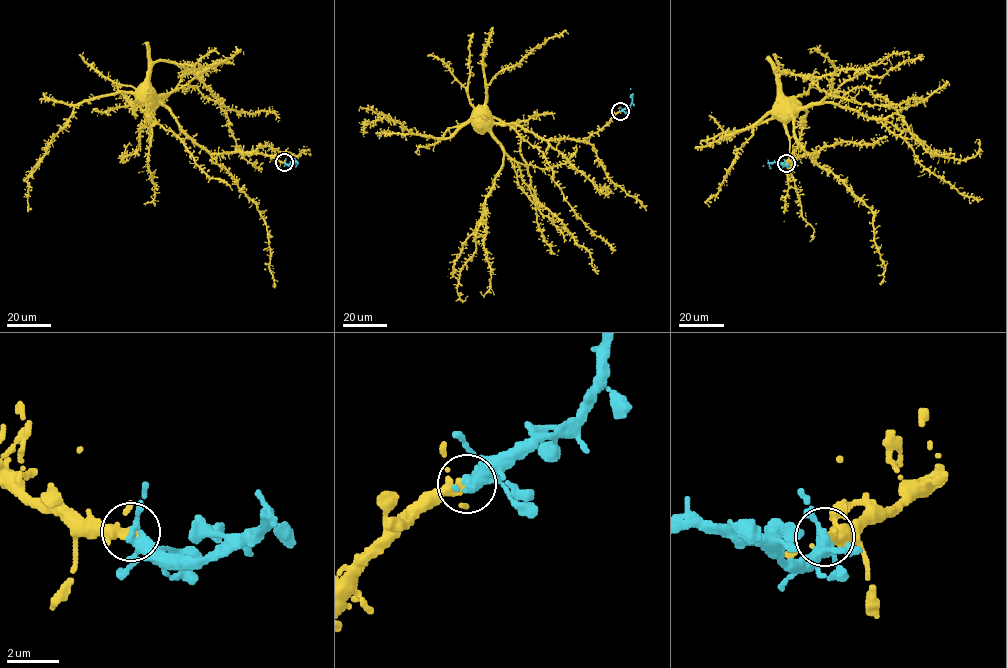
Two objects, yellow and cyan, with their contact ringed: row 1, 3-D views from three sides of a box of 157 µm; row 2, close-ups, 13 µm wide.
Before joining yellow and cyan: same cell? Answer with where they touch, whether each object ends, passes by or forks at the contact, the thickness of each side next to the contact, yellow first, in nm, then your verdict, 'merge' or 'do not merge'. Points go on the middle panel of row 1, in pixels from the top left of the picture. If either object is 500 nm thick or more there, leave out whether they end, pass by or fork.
at (620, 111); yellow passes by; cyan forks there; 320 nm thick on the yellow side, 220 nm on the other; merge

